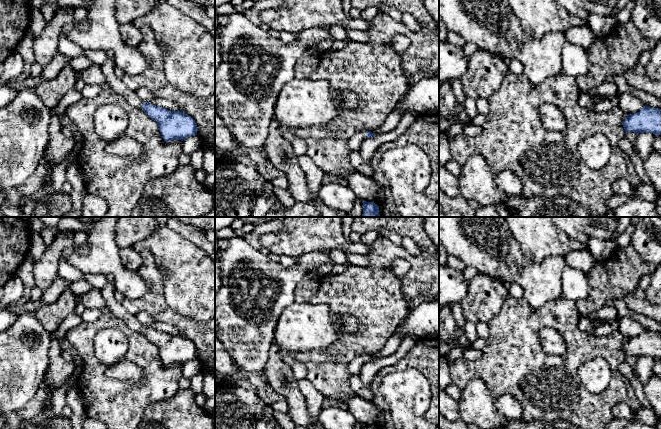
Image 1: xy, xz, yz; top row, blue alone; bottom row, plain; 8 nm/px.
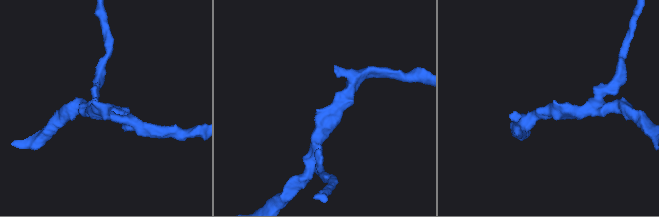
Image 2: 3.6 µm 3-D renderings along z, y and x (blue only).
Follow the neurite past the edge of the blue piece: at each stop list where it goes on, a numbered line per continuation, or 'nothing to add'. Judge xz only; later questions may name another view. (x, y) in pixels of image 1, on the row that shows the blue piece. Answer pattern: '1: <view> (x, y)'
1: xz (354, 143)

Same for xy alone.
1: xy (116, 84)

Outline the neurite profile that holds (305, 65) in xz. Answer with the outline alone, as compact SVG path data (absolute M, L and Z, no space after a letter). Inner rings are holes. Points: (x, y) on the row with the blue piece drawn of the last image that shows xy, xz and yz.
M314 47L306 50L295 63L295 78L309 78L315 71L322 54L323 53L321 51Z

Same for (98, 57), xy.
M85 50L84 55L94 64L97 64L101 67L106 61L107 51L105 50Z

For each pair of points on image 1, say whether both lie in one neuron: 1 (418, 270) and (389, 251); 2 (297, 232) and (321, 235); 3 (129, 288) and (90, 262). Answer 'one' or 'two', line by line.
1: one
2: one
3: one

